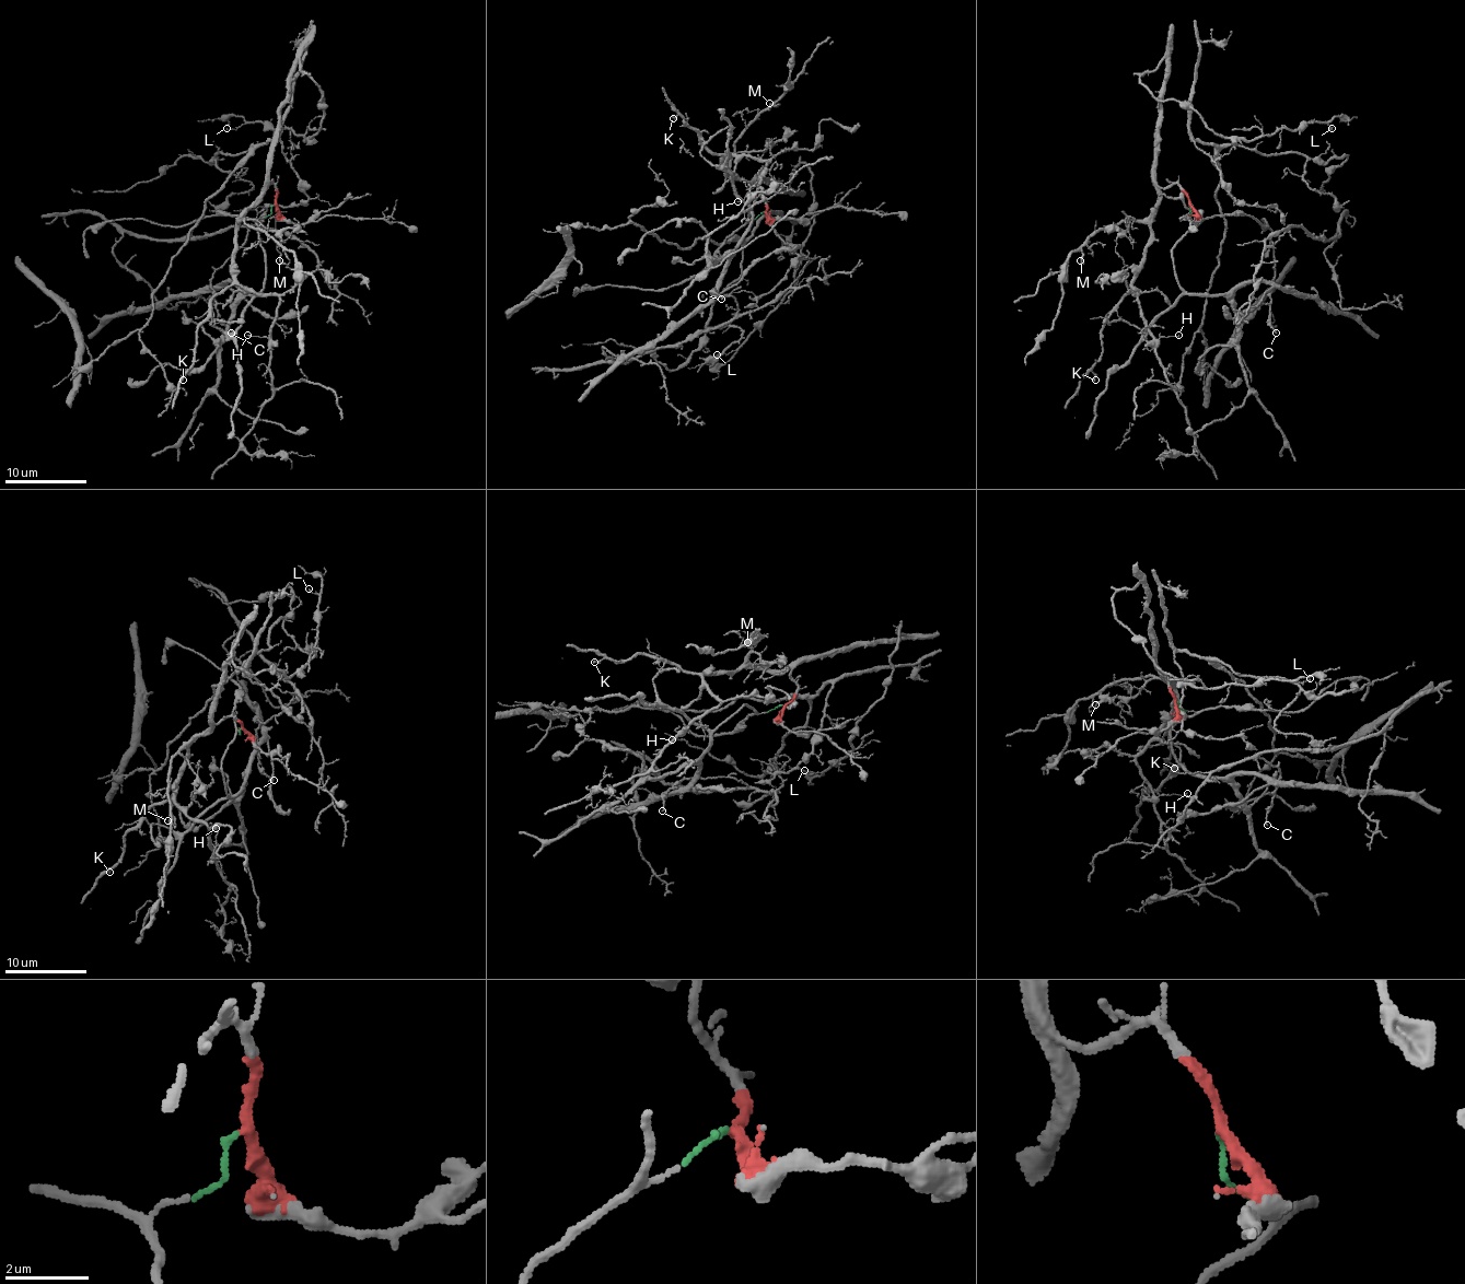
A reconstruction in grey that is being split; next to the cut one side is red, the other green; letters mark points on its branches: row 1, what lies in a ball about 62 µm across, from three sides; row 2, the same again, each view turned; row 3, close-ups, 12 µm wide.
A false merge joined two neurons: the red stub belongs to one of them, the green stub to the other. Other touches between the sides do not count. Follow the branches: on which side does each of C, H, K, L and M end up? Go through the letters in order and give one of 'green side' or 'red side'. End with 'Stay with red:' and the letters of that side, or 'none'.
C: green side
H: red side
K: red side
L: red side
M: red side
Stay with red: H, K, L, M

